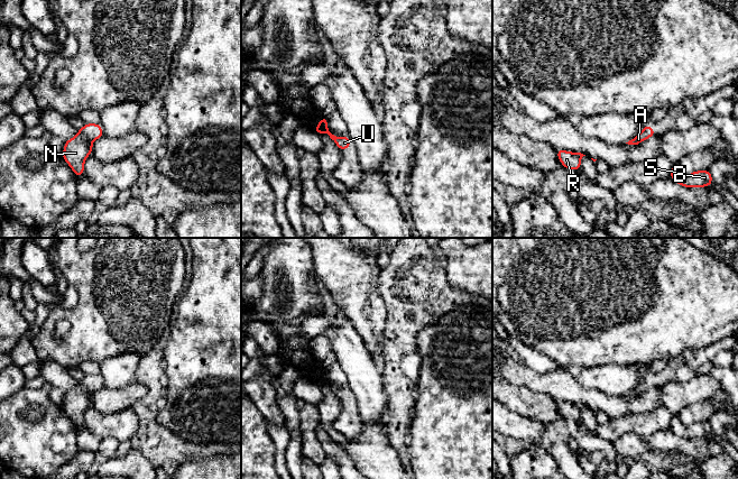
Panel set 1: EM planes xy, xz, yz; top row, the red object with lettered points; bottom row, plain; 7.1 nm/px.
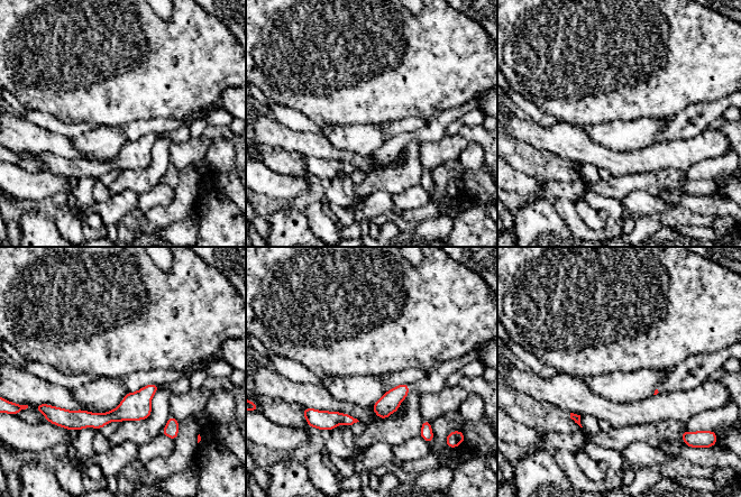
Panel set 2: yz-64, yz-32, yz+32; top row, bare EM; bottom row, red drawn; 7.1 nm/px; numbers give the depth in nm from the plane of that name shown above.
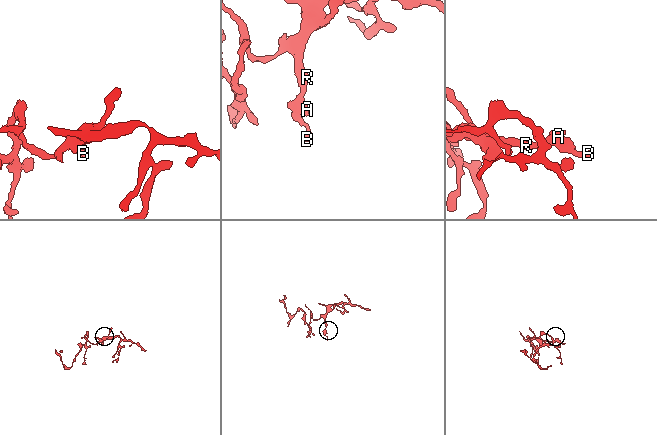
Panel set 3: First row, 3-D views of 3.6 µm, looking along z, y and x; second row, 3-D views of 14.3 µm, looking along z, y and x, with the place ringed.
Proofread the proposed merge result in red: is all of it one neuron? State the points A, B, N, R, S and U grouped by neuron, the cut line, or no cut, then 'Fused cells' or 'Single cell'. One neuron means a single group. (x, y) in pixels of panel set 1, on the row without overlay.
Groups: A B N R S U. No split. Single cell

